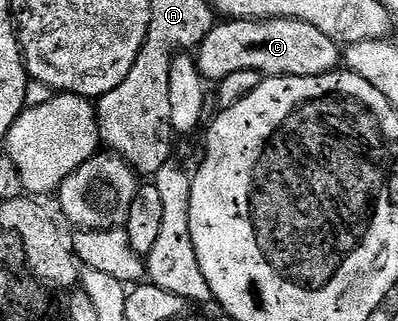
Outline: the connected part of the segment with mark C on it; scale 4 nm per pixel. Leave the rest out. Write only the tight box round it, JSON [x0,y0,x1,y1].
[195,20,343,82]

